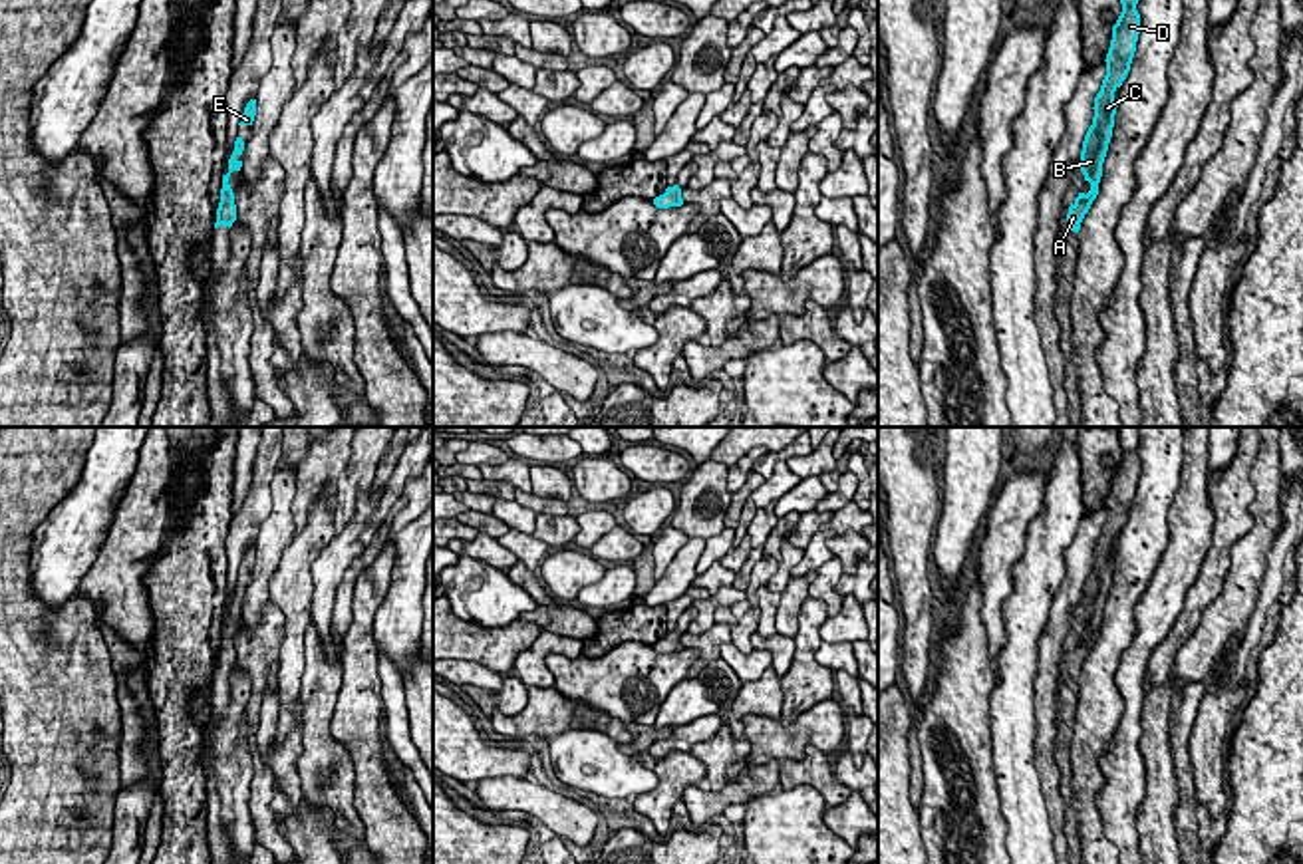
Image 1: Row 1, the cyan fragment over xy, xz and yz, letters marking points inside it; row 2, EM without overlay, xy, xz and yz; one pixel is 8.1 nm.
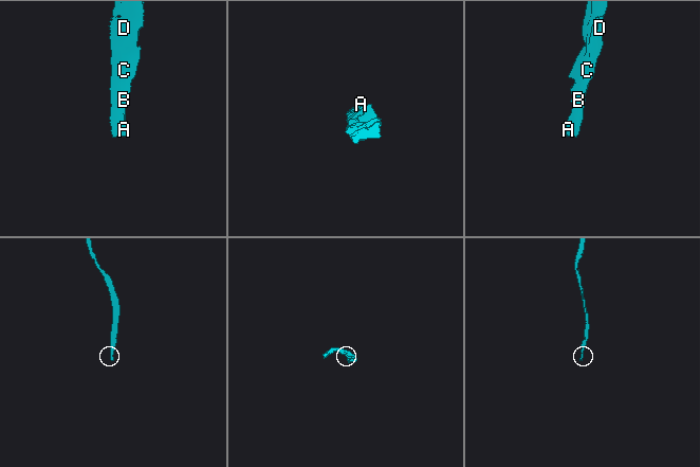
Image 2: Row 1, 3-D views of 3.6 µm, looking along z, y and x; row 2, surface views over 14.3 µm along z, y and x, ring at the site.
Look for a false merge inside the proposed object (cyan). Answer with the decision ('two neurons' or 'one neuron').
one neuron

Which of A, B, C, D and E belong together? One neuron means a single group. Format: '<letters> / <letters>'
A B C D E

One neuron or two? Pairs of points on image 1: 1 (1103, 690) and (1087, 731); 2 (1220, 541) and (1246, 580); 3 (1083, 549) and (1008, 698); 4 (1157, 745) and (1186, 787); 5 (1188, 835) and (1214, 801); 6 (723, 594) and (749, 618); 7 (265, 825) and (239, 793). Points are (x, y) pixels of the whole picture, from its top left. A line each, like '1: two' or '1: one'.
1: one
2: two
3: two
4: two
5: two
6: two
7: two

